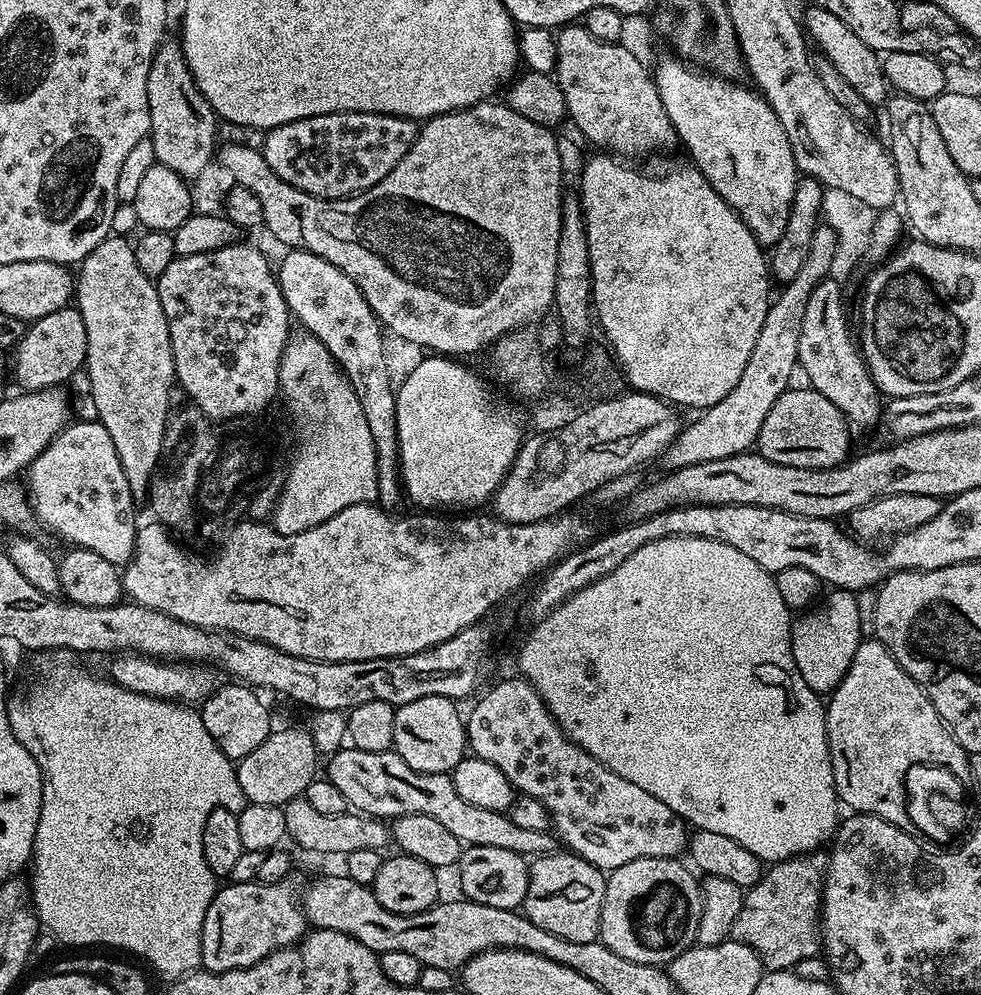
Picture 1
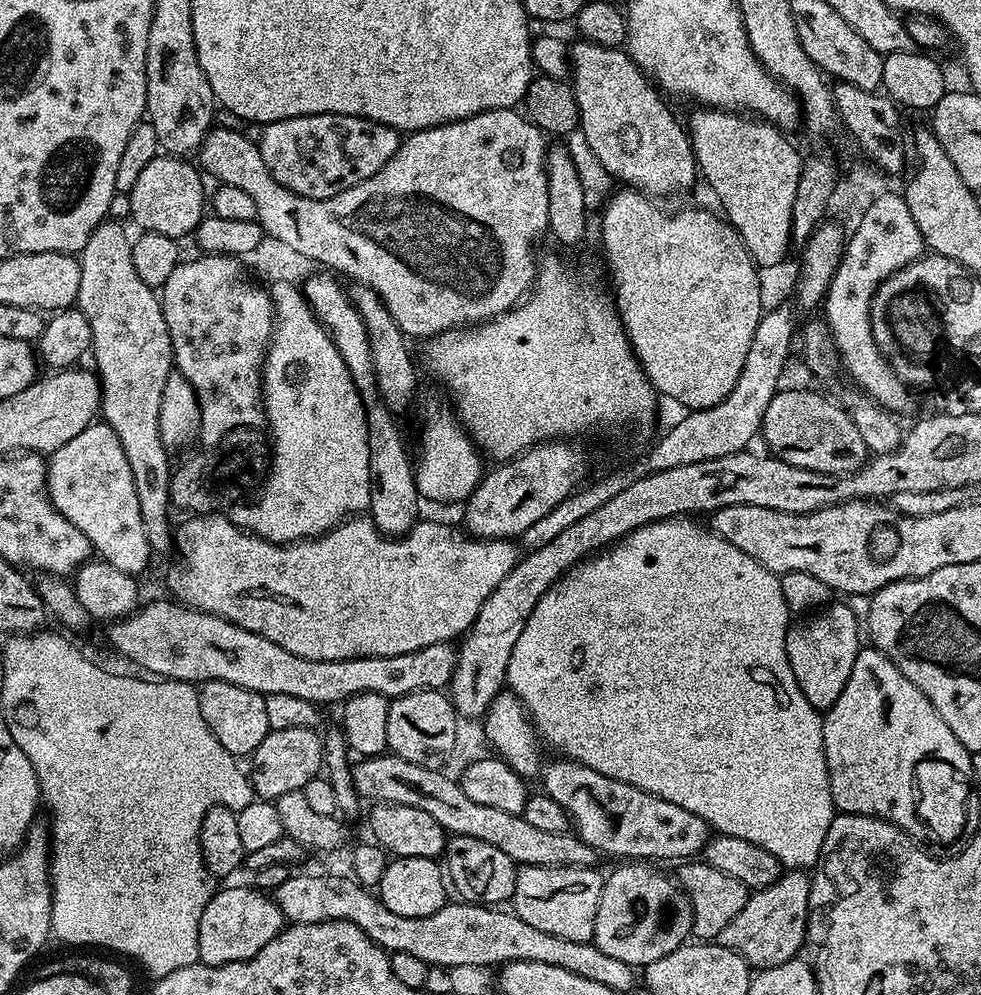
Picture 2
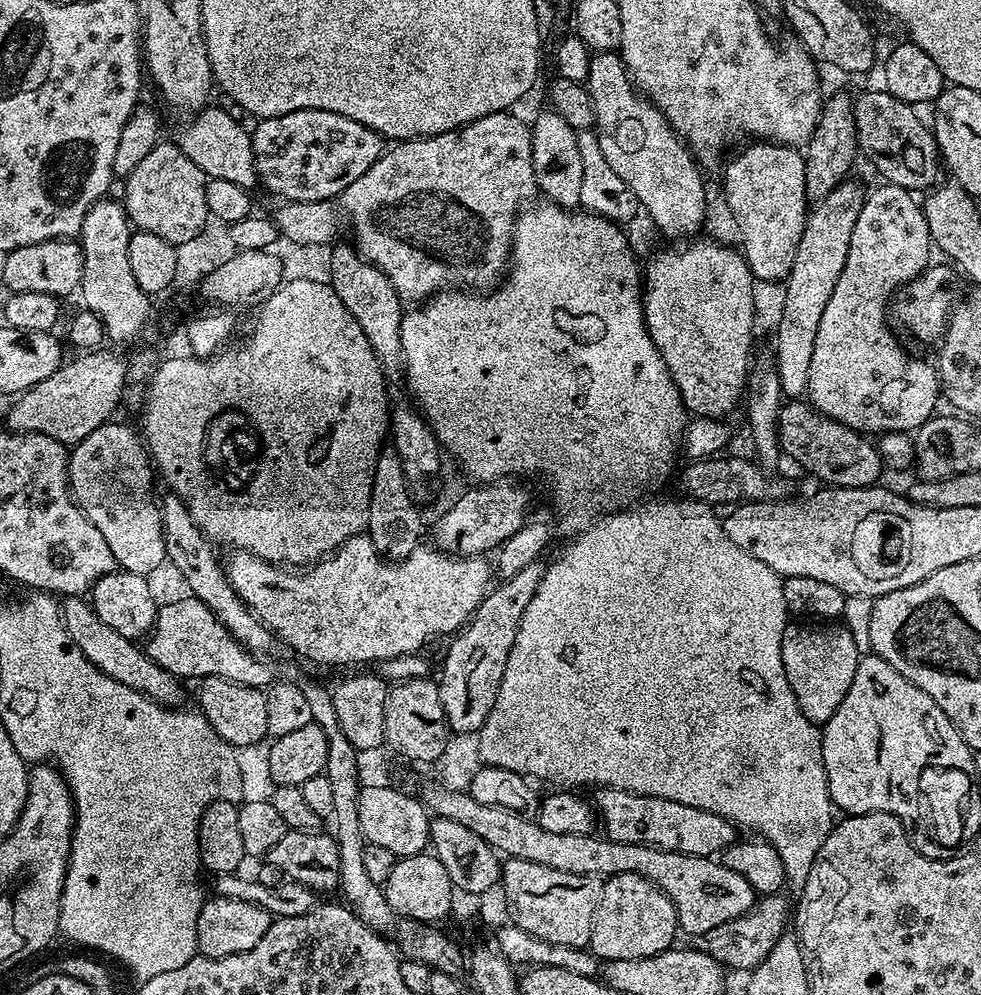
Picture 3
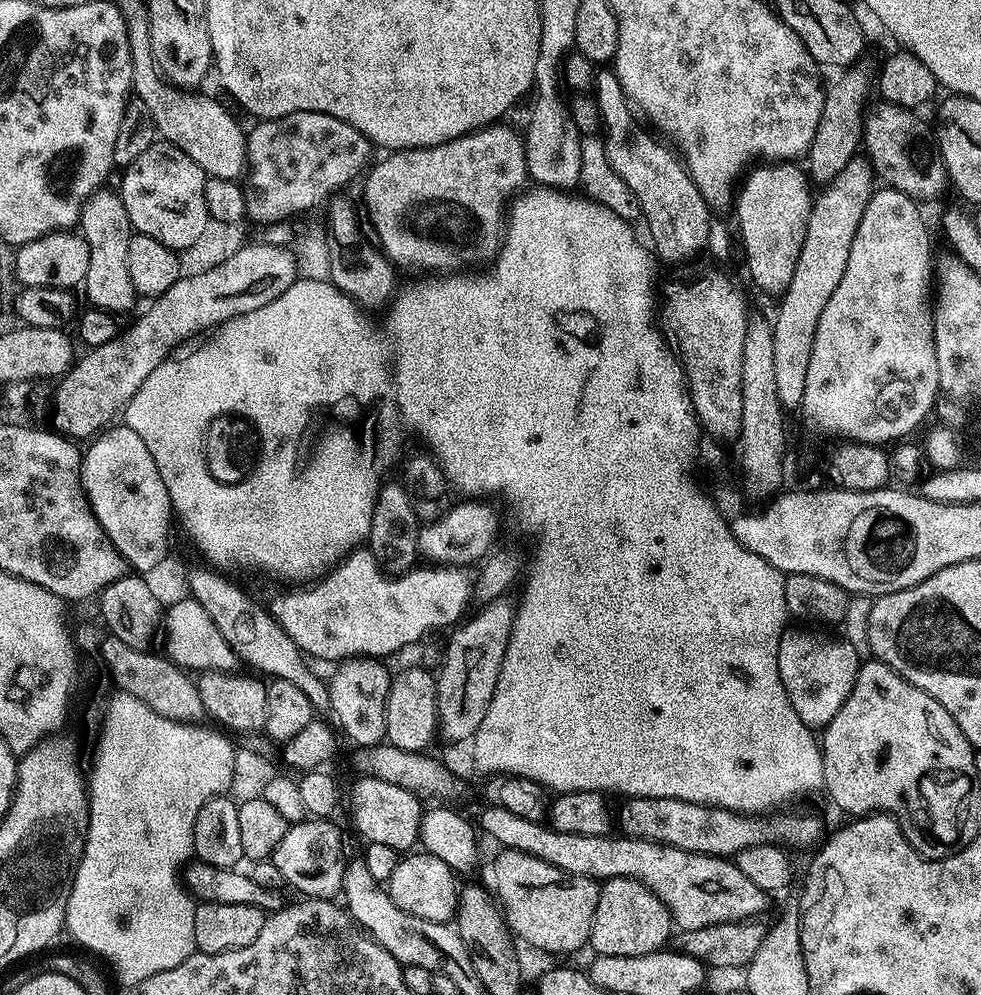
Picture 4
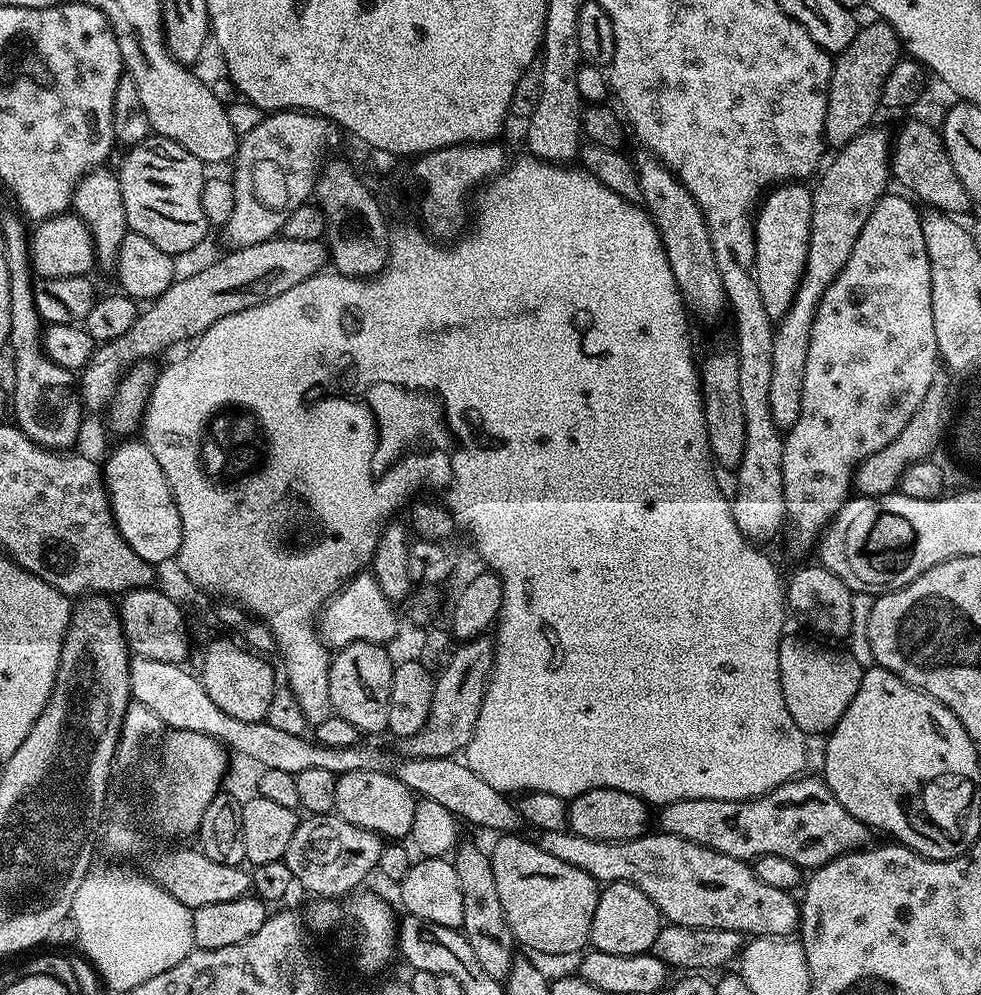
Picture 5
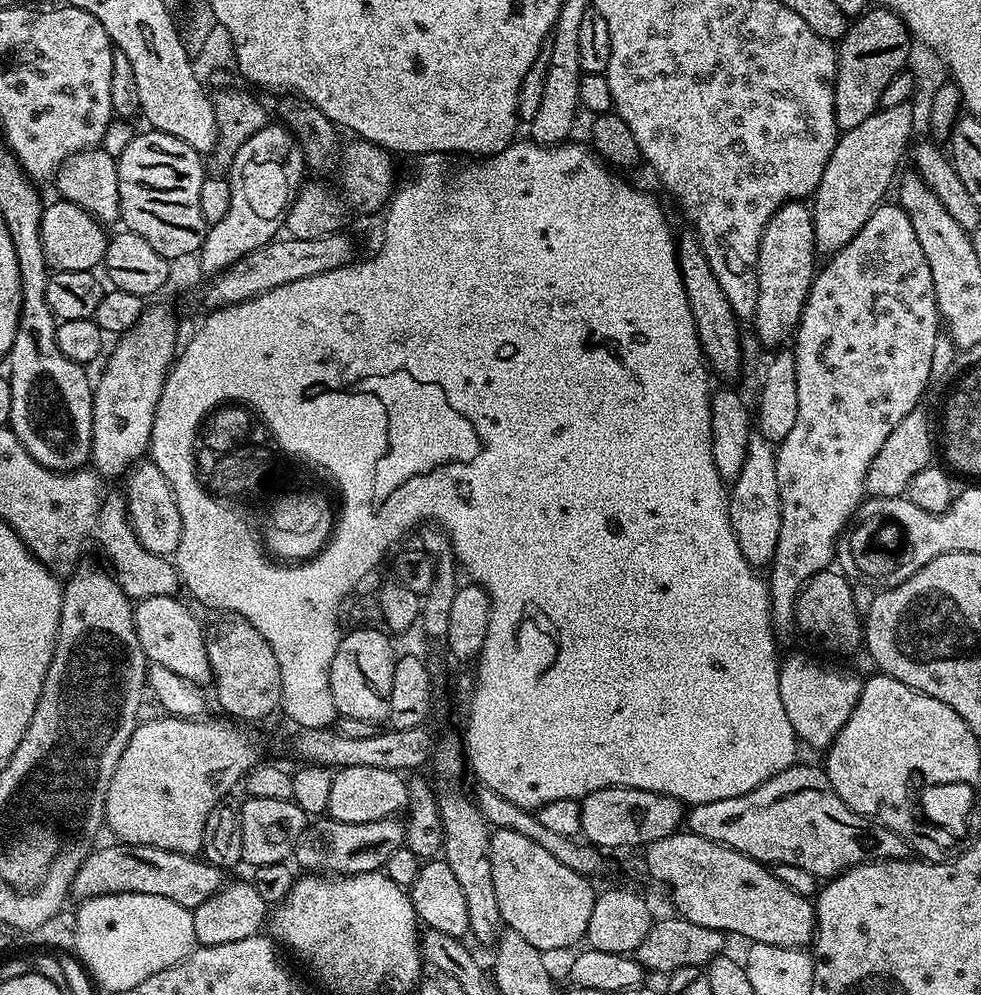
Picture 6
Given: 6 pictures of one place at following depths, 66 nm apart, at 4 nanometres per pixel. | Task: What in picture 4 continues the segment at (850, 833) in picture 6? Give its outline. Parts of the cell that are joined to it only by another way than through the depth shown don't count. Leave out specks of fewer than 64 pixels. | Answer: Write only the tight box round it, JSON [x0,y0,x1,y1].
[618,796,821,858]

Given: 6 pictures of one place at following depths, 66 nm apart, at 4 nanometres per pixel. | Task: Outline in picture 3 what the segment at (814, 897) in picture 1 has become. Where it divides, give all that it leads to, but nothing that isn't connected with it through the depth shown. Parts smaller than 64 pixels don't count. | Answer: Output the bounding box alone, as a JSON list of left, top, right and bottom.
[694,895,790,970]

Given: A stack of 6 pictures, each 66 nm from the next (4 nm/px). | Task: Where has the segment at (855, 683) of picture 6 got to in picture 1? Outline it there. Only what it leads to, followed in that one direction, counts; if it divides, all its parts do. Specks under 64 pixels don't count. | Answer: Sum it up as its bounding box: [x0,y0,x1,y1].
[792,590,862,694]

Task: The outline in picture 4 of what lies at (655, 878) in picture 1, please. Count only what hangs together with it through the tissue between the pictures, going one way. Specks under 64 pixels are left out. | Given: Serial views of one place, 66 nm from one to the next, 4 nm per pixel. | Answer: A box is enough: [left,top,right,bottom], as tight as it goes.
[591,878,674,956]

